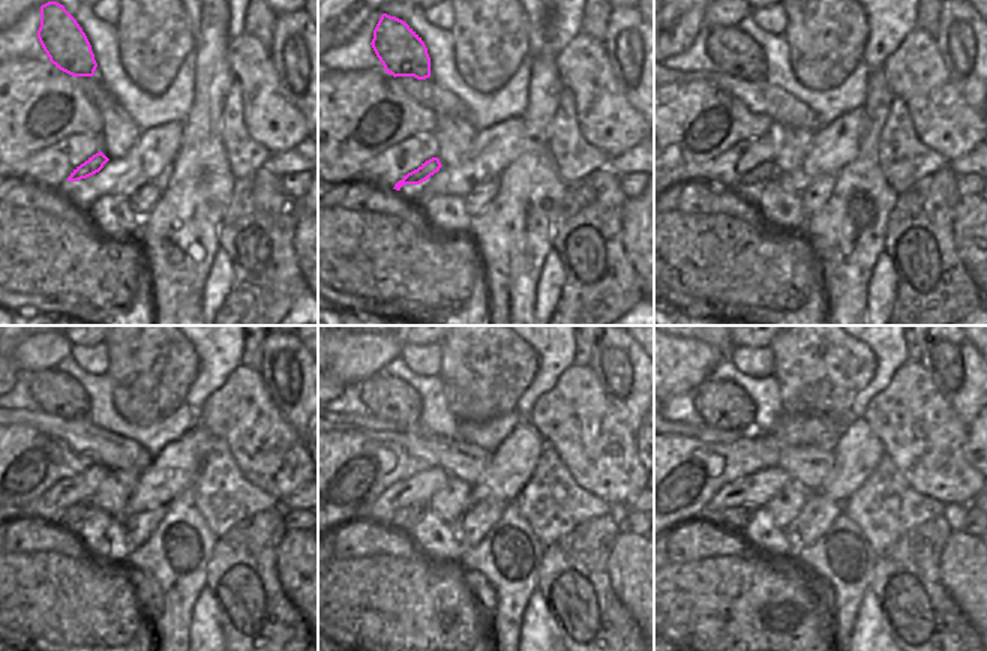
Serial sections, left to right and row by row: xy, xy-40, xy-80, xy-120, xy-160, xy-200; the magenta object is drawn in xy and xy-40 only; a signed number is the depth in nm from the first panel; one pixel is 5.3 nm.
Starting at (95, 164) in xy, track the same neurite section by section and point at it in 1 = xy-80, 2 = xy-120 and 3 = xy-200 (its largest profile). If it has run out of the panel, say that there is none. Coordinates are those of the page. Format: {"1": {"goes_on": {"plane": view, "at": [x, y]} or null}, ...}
{"1": {"goes_on": {"plane": "xy-80", "at": [747, 183]}}, "2": {"goes_on": {"plane": "xy-120", "at": [72, 516]}}, "3": {"goes_on": {"plane": "xy-200", "at": [738, 516]}}}

